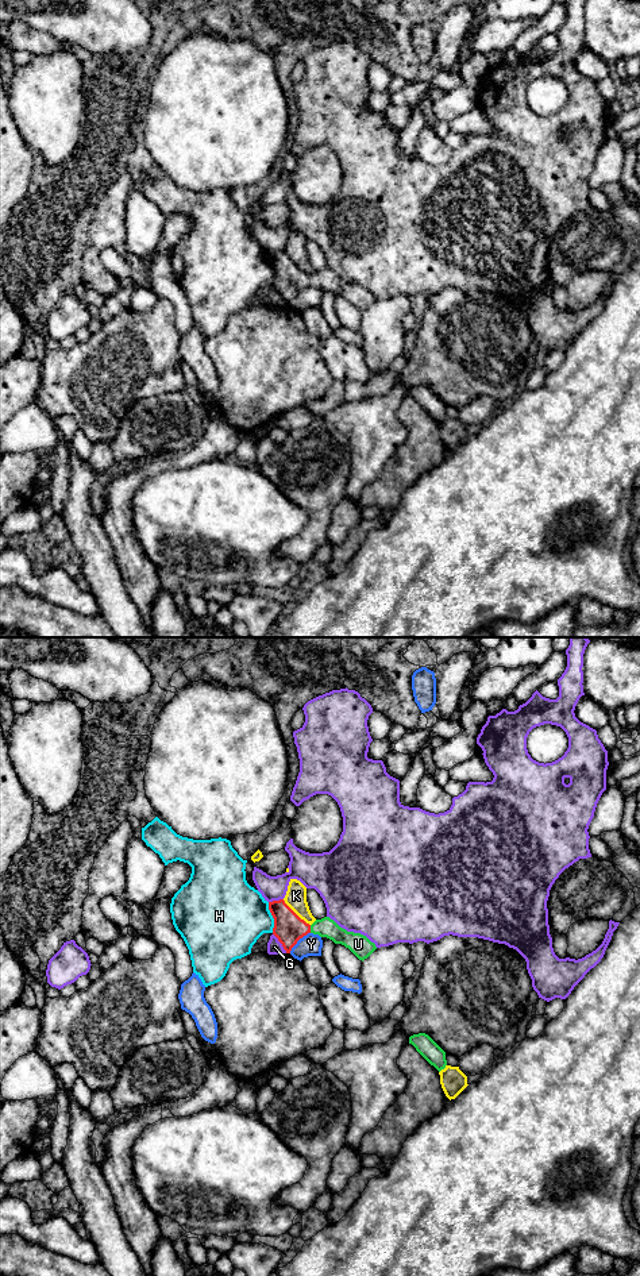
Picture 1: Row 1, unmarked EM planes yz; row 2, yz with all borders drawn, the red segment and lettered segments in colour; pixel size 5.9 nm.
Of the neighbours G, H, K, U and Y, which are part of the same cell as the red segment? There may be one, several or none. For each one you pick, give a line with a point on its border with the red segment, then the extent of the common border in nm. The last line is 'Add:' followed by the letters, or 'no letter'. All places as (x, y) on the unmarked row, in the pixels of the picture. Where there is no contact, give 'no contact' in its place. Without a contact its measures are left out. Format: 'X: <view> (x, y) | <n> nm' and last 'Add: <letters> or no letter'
U: yz (309, 281) | 50 nm
Add: U

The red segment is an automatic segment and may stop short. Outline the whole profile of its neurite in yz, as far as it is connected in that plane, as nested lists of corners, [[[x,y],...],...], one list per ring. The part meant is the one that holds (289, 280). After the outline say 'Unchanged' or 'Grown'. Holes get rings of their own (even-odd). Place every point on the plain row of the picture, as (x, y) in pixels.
[[[284,251],[269,254],[269,262],[274,270],[273,286],[282,296],[286,305],[300,290],[308,285],[327,289],[335,296],[348,300],[359,312],[367,311],[375,301],[375,296],[361,285],[347,284],[329,269],[316,271],[312,277],[301,271]]]. Grown

